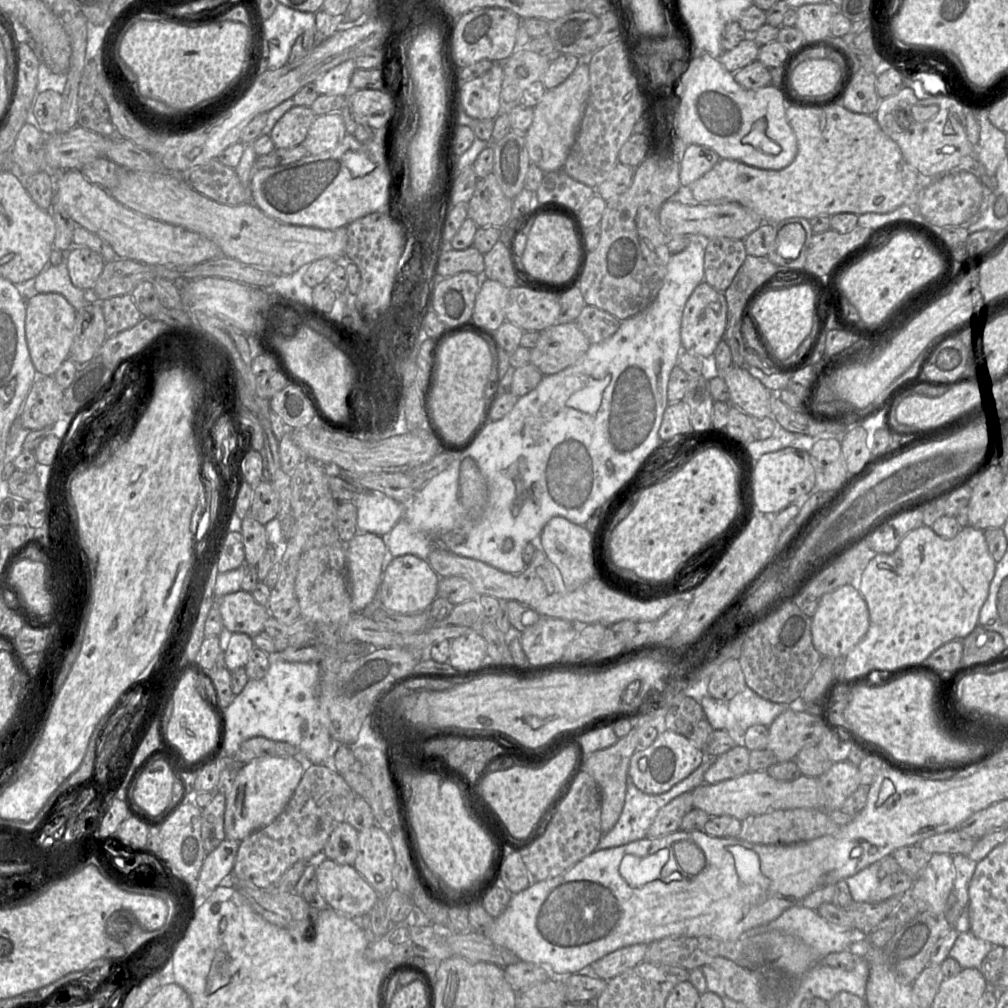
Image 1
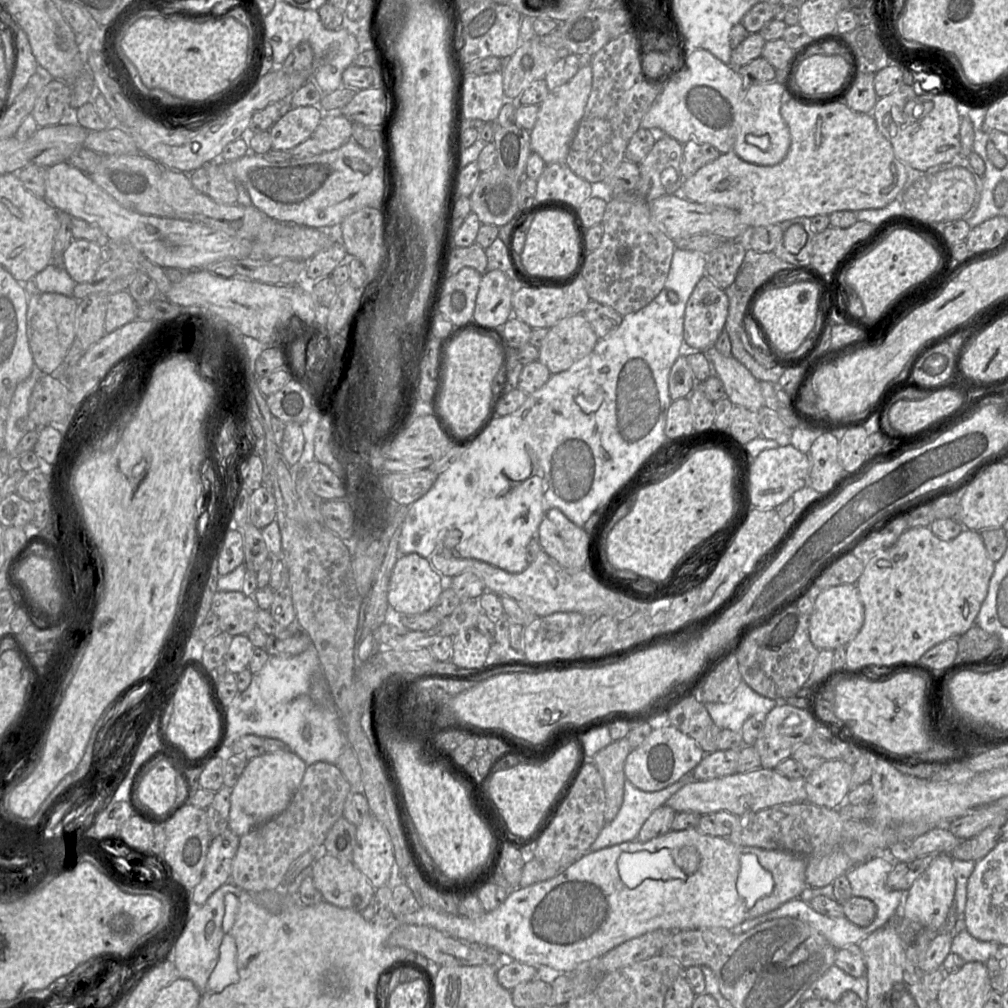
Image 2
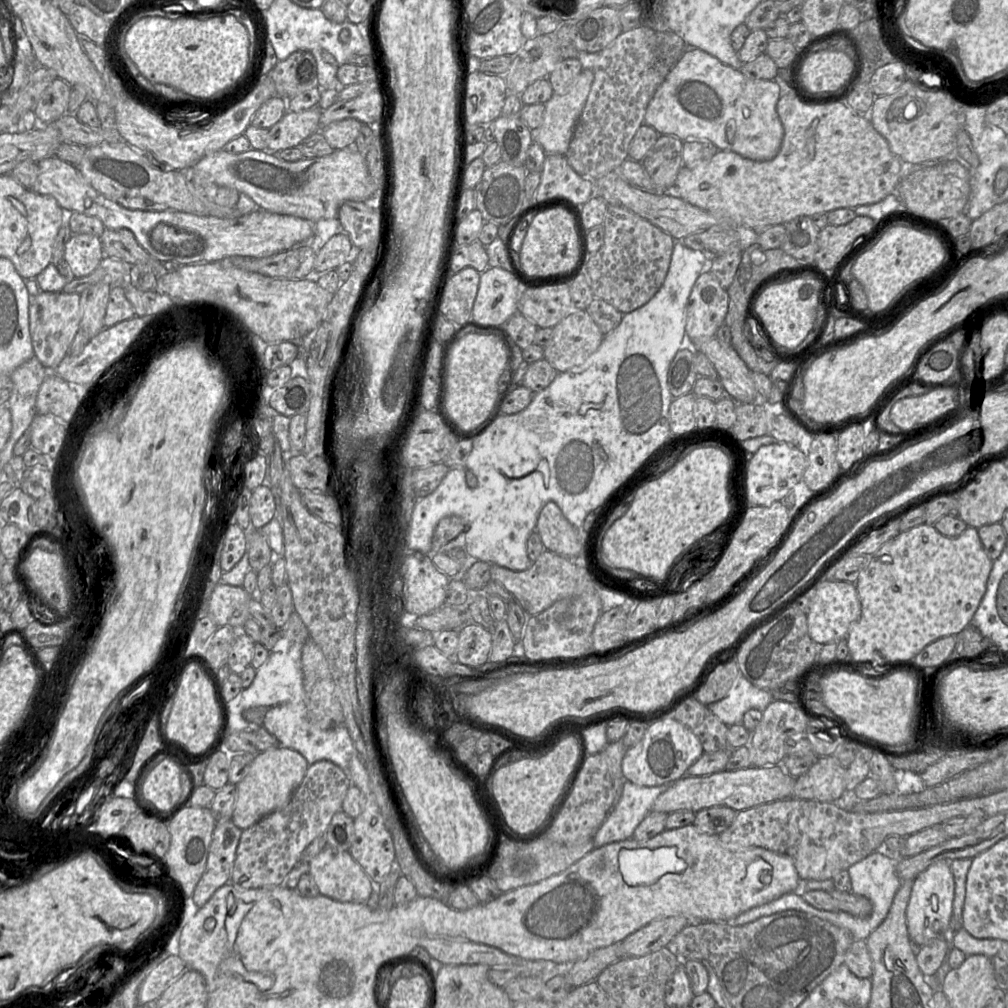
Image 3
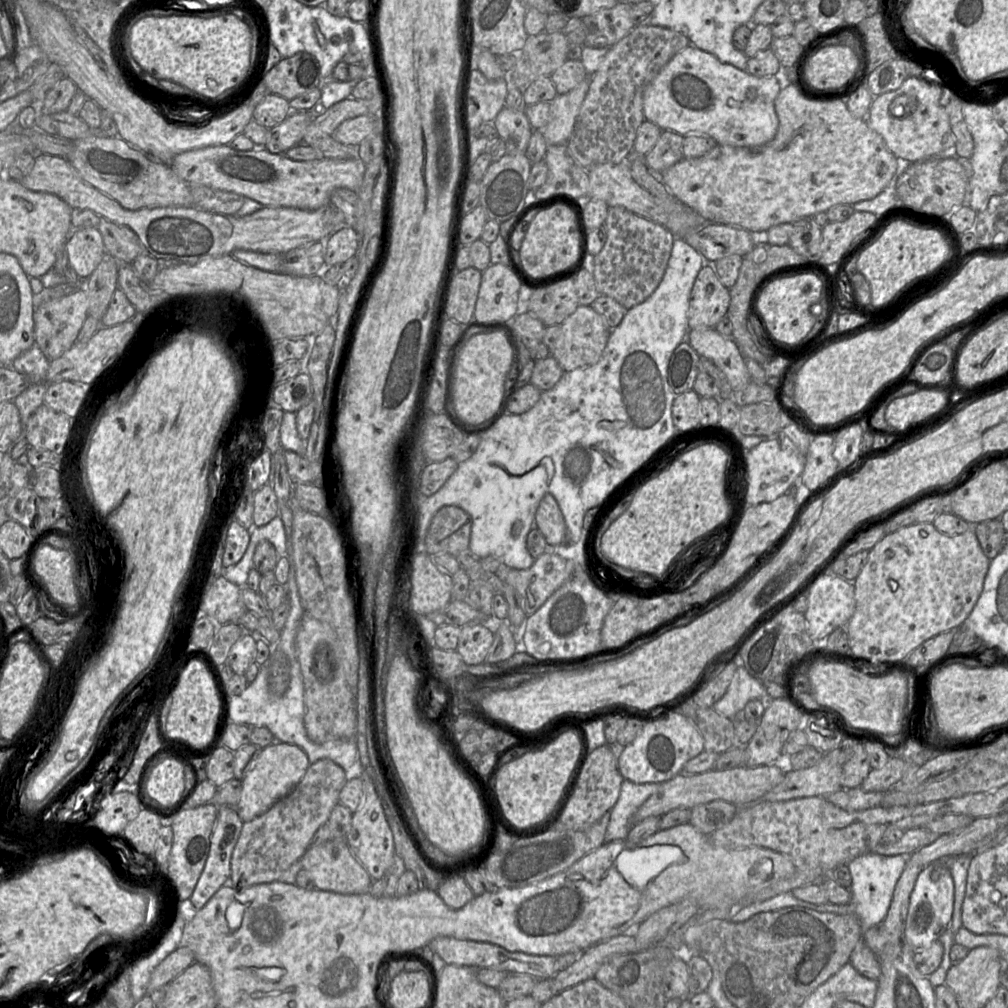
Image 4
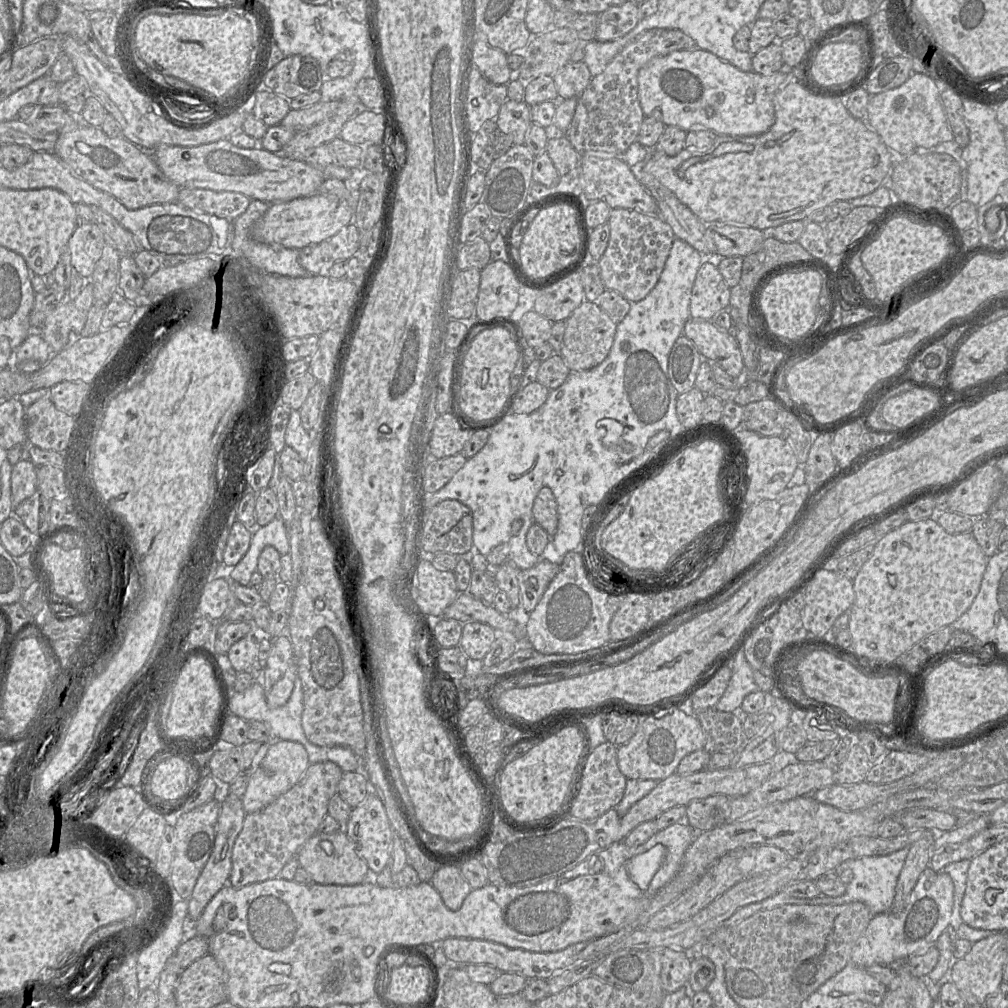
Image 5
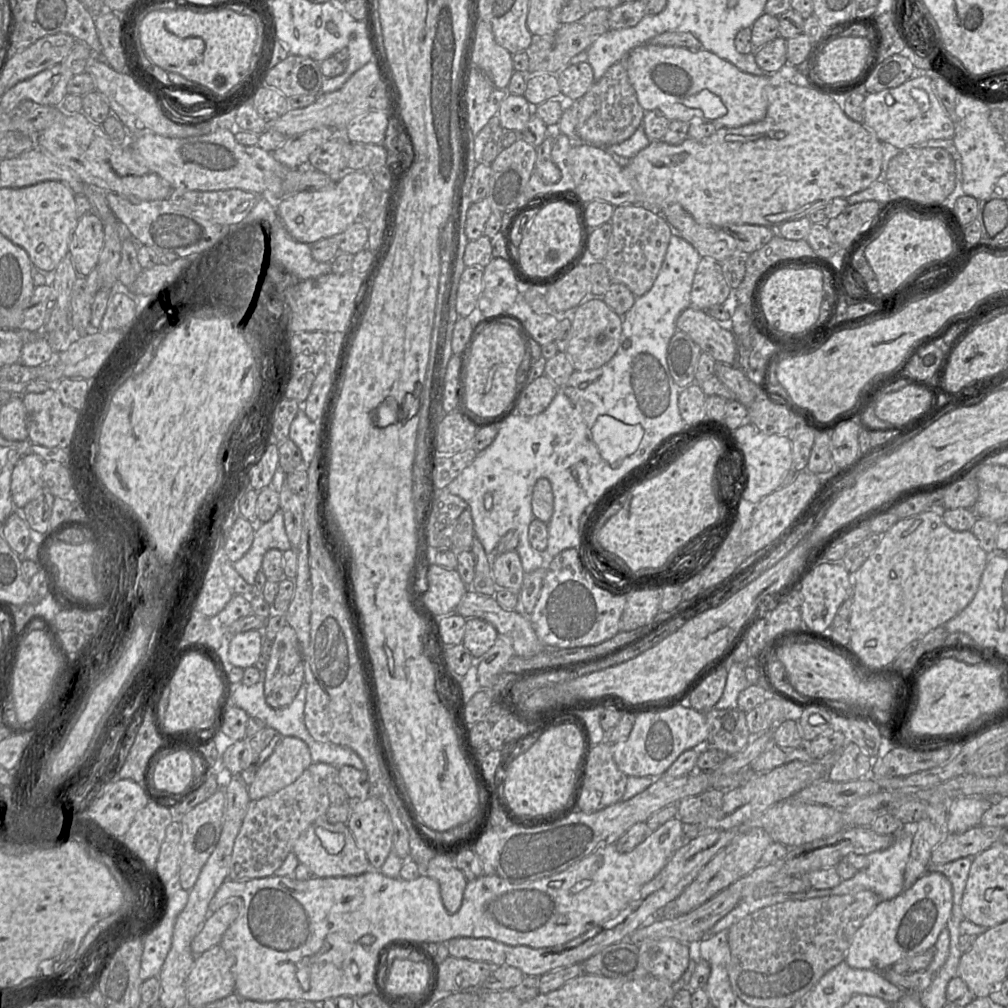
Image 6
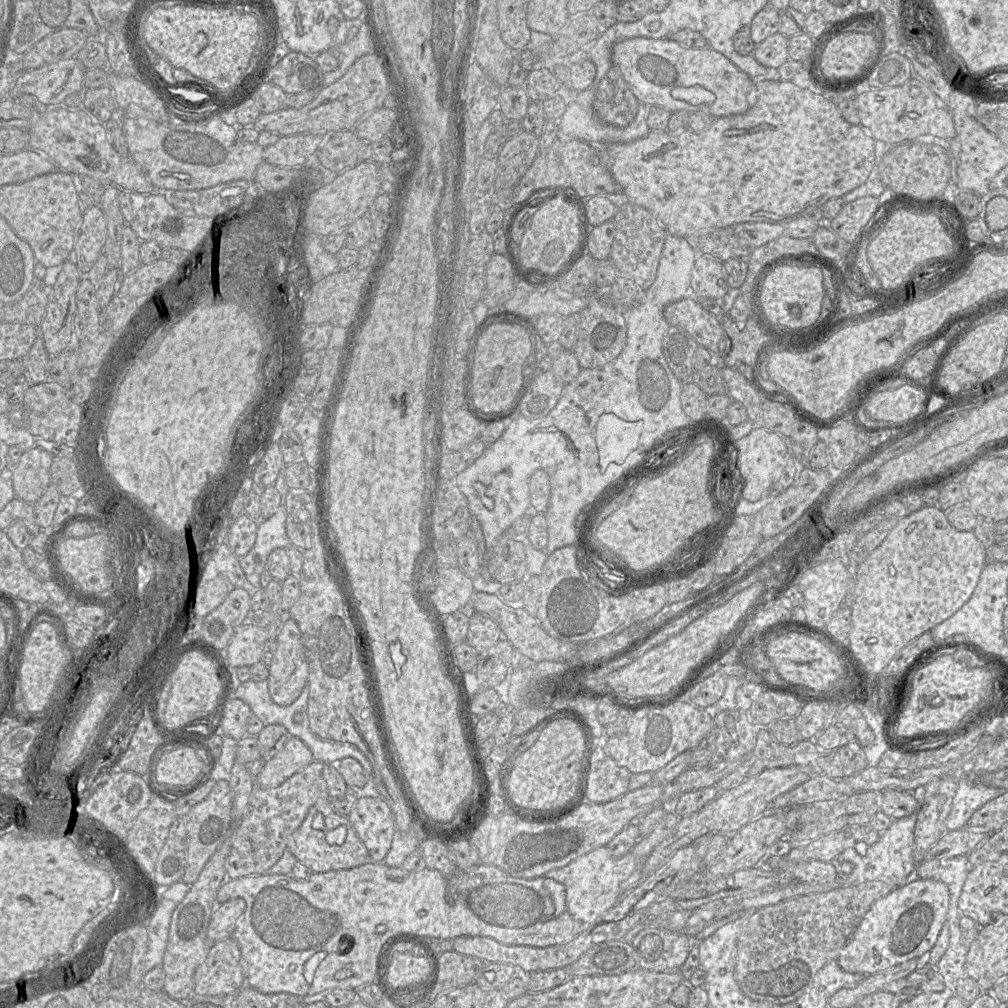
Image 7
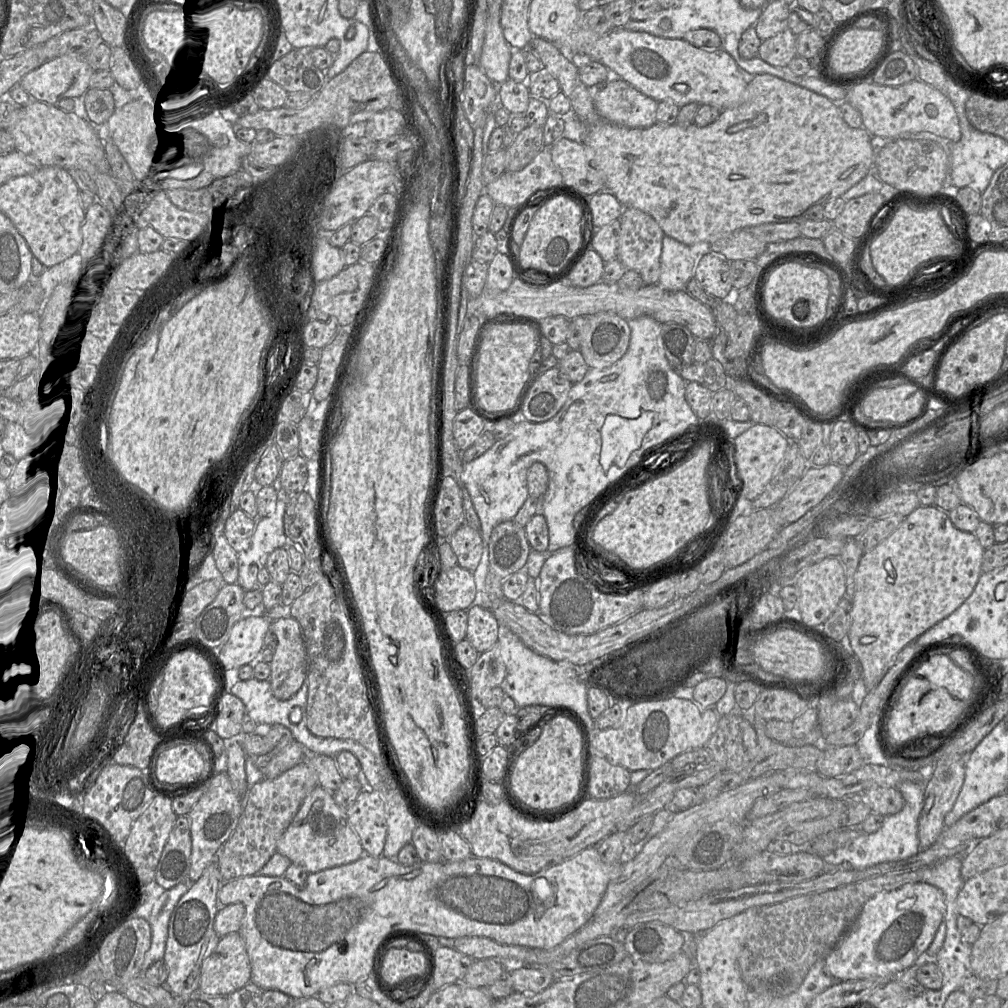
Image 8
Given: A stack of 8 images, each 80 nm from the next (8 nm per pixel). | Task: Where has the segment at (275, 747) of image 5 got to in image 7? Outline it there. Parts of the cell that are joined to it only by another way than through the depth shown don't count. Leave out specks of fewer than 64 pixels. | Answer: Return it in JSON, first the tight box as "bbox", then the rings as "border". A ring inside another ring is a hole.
{"bbox":[255,736,314,788],"border":[[[291,736],[283,748],[266,761],[255,778],[255,787],[275,788],[314,760],[308,746],[298,737]]]}

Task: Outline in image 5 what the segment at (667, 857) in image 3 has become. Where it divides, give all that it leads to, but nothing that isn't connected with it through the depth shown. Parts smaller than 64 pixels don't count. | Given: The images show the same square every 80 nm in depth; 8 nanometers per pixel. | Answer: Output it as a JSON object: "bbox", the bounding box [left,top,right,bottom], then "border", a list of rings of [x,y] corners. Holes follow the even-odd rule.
{"bbox":[626,845,665,892],"border":[[[657,845],[644,853],[632,857],[626,862],[626,870],[630,879],[643,892],[647,890],[655,873],[661,867],[665,855],[665,848]]]}

